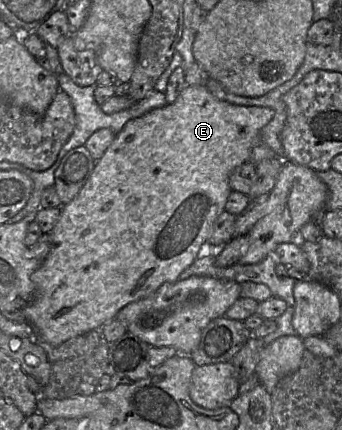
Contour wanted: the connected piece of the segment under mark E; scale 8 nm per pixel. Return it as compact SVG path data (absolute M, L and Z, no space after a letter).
M186 85L173 103L129 120L103 156L96 161L93 172L79 193L68 204L62 205L60 219L49 233L51 250L42 265L30 276L37 291L24 314L38 335L49 344L58 346L89 331L100 330L105 323L115 319L127 304L149 297L164 283L177 281L182 271L205 251L213 224L225 210L225 204L232 192L229 185L230 174L236 167L249 161L252 148L261 141L261 129L273 116L274 111L271 108L231 104L217 99L206 85Z

